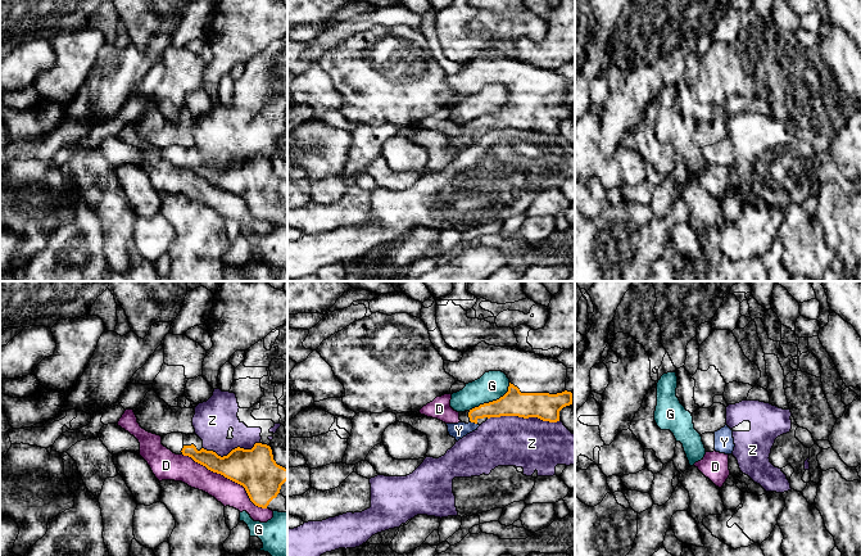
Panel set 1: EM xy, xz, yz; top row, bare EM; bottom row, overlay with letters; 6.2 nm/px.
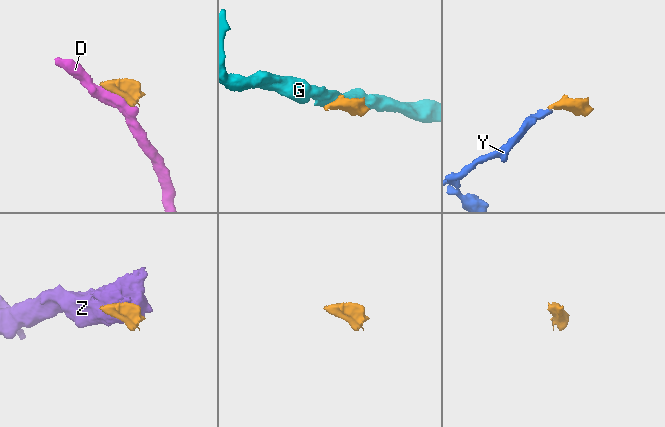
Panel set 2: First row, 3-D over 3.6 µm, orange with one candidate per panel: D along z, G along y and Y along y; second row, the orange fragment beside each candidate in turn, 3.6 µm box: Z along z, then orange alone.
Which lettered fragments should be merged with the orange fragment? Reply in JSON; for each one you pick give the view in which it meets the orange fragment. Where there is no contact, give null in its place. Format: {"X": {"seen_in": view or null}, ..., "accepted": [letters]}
{"Y": {"seen_in": "xz"}, "accepted": ["Y"]}

